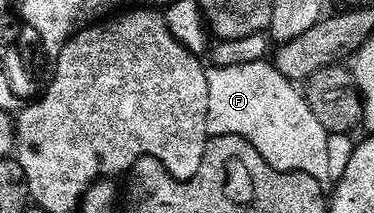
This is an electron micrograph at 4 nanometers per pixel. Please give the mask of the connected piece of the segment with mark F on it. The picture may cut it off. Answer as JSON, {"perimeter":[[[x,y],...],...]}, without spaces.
{"perimeter":[[[274,62],[235,63],[232,67],[208,70],[211,105],[207,119],[212,136],[236,135],[252,144],[276,173],[296,171],[327,179],[331,175],[332,136],[317,121],[306,94],[285,78]]]}

